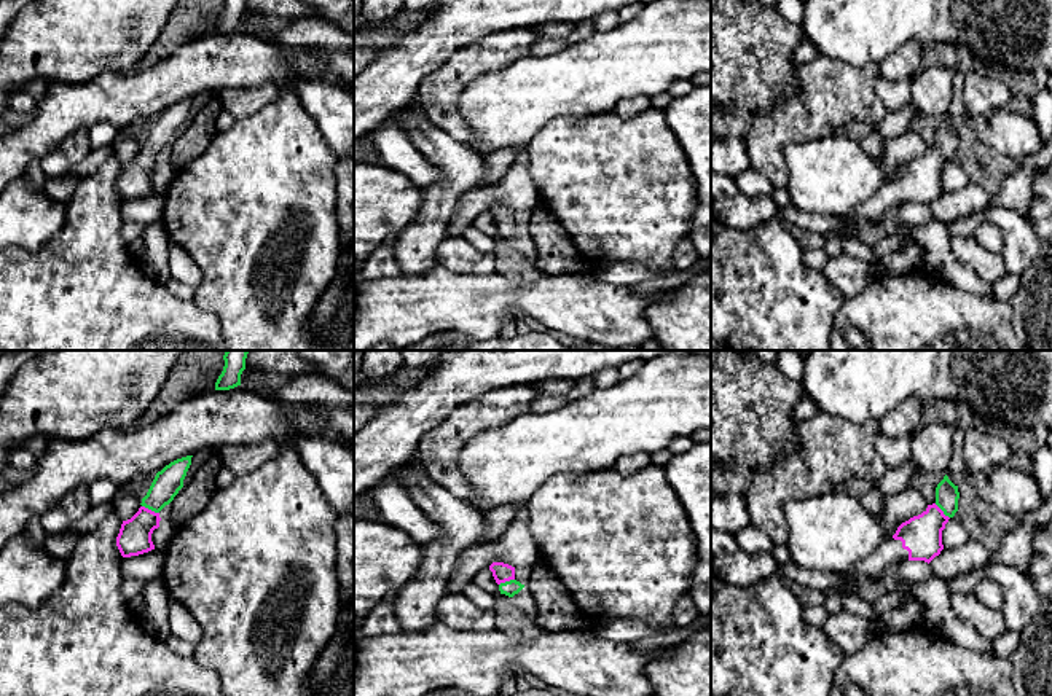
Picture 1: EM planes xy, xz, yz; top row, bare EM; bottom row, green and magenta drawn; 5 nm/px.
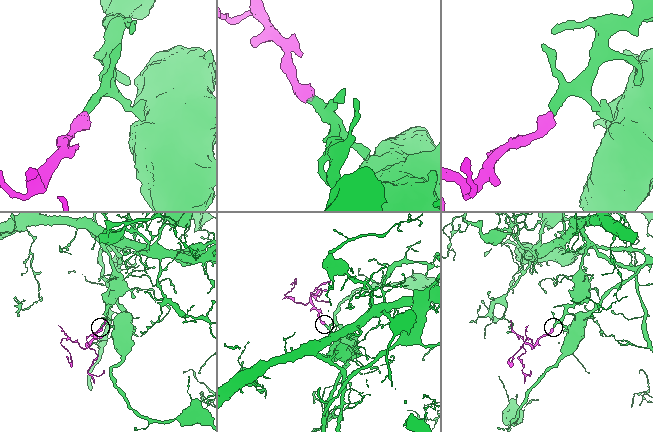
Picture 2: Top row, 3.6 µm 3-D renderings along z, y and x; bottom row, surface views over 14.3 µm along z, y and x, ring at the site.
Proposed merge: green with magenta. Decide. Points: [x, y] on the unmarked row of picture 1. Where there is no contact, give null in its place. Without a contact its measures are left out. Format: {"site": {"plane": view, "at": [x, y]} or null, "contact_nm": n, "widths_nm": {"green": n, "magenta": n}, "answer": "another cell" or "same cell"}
{"site": {"plane": "xy", "at": [150, 152]}, "contact_nm": 100, "widths_nm": {"green": 140, "magenta": 170}, "answer": "same cell"}

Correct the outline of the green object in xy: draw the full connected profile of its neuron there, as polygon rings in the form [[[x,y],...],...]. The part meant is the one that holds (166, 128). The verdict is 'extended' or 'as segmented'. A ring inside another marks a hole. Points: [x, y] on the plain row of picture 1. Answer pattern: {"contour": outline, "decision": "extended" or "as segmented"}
{"contour": [[[191,100],[177,102],[158,115],[147,139],[142,142],[139,154],[131,162],[123,164],[116,180],[116,190],[123,201],[139,199],[155,193],[151,177],[159,170],[159,154],[183,131]]], "decision": "extended"}

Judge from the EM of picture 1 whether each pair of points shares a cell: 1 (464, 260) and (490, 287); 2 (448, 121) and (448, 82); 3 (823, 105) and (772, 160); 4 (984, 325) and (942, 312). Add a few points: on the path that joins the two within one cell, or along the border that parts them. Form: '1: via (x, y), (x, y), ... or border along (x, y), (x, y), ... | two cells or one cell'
1: border along (442, 265), (458, 273), (493, 274), (498, 271) | two cells
2: via (448, 112), (448, 91) | one cell
3: via (807, 118), (800, 118), (775, 144) | one cell
4: via (974, 325), (952, 322) | one cell

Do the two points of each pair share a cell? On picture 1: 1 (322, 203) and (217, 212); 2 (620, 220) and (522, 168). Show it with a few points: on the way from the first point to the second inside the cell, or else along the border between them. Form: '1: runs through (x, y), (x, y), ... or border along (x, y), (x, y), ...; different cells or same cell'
1: runs through (297, 203), (262, 203), (257, 207), (243, 207); same cell
2: border along (525, 150), (528, 155), (528, 172), (542, 203); different cells

